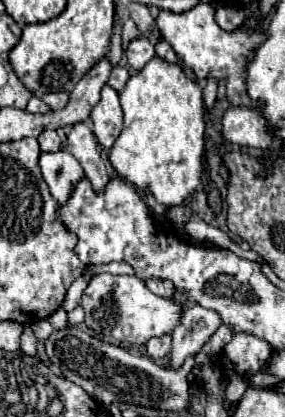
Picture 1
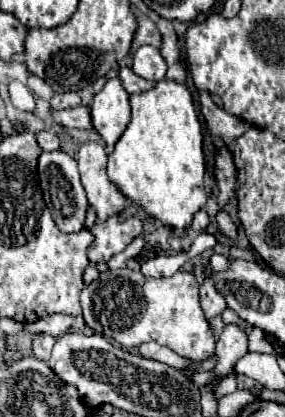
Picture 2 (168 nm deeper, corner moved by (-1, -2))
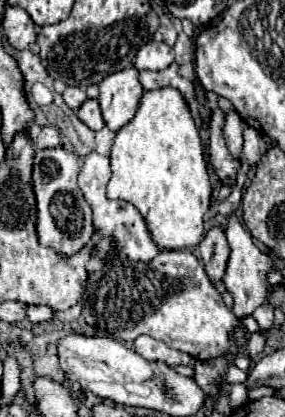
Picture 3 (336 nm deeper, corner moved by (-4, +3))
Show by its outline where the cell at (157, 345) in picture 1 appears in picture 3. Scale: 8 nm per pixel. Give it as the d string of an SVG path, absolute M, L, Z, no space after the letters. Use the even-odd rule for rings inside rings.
M140 335L136 341L134 341L134 349L148 361L164 361L168 365L194 365L196 359L182 353L182 351L176 351L172 347L168 347L166 343L162 341L156 341L148 335Z

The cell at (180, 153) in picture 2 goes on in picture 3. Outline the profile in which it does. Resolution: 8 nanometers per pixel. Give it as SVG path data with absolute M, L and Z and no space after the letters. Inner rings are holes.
M162 87L144 91L134 119L116 133L110 165L112 179L108 183L108 197L132 203L146 219L148 231L160 249L184 249L194 247L202 241L202 217L210 207L212 179L204 161L198 127L190 115L186 99L182 99L182 93L178 89Z

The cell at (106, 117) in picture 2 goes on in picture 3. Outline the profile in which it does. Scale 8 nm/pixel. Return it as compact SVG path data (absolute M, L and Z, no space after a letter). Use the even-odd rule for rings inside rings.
M126 67L124 71L108 75L100 83L100 109L104 123L110 131L118 133L136 113L144 89L138 81L138 69Z

